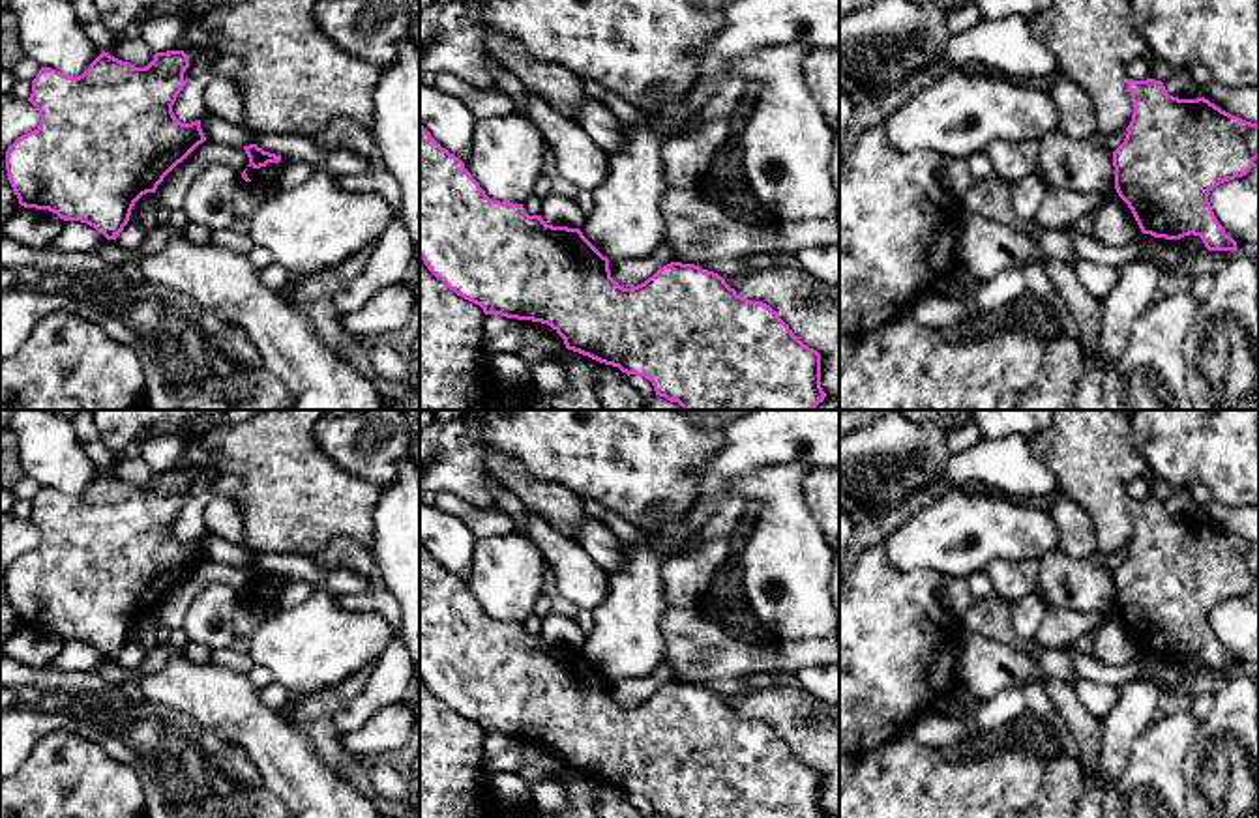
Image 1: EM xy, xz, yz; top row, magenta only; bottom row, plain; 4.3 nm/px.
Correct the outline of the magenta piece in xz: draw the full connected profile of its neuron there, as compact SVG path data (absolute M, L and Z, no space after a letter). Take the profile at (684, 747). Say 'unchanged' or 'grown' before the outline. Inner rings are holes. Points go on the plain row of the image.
unchanged | M420 543L420 678L427 689L440 698L457 715L480 724L485 734L500 734L506 738L532 739L551 745L562 758L568 769L588 775L600 782L618 786L622 792L644 796L652 801L656 814L665 818L824 818L821 807L821 773L804 764L779 734L763 721L742 717L731 708L723 696L703 689L695 683L671 681L659 687L644 702L624 708L609 689L609 678L603 676L579 648L547 644L541 635L528 635L523 623L493 620L485 614L480 603L465 588L465 582L442 567L431 552Z

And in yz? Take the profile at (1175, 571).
unchanged | M1128 500L1133 522L1124 562L1113 571L1115 608L1143 653L1199 655L1208 670L1237 670L1208 621L1210 610L1250 592L1259 545L1205 517L1178 519L1162 500Z

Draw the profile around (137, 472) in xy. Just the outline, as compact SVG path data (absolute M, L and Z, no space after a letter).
M118 455L116 460L105 472L135 487L146 487L156 474L156 470L148 466L141 457L129 459L124 455Z

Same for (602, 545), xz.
M586 515L577 528L575 539L607 573L613 573L622 565L622 541L607 528L607 524Z

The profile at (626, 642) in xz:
M689 509L643 530L646 545L622 543L622 565L609 573L609 593L594 608L594 629L581 646L583 655L609 679L648 678L663 659L661 621L671 608L663 565L674 547L699 539Z

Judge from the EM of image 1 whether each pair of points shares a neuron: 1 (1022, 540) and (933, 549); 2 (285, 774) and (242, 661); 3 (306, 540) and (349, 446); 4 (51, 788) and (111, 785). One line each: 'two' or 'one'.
1: one
2: two
3: two
4: one

